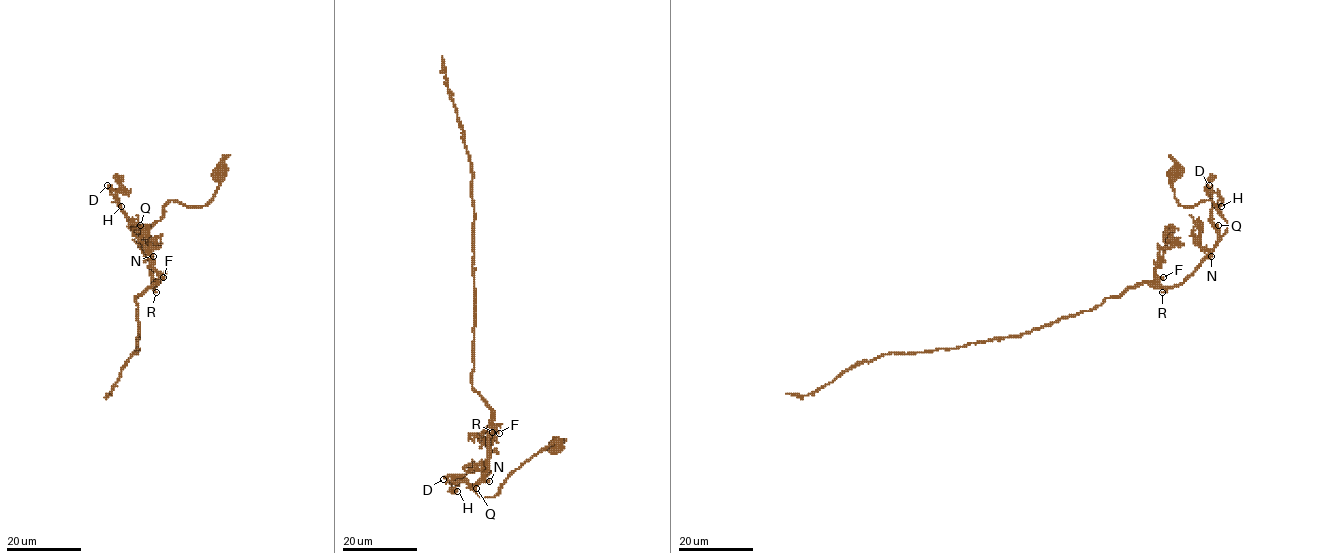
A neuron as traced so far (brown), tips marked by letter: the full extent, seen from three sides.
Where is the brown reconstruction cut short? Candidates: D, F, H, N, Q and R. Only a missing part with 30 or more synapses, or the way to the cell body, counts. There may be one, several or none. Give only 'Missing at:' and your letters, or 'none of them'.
Missing at: none of them

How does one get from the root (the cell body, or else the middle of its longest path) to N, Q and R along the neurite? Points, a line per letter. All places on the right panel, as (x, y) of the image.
N: (1174, 170), (1171, 186), (1181, 205), (1211, 200), (1227, 223), (1211, 256)
Q: (1174, 170), (1171, 186), (1176, 200), (1183, 206), (1211, 200), (1227, 223), (1222, 236), (1218, 225)
R: (1174, 170), (1171, 186), (1176, 200), (1183, 206), (1211, 200), (1227, 229), (1181, 283), (1162, 292)

